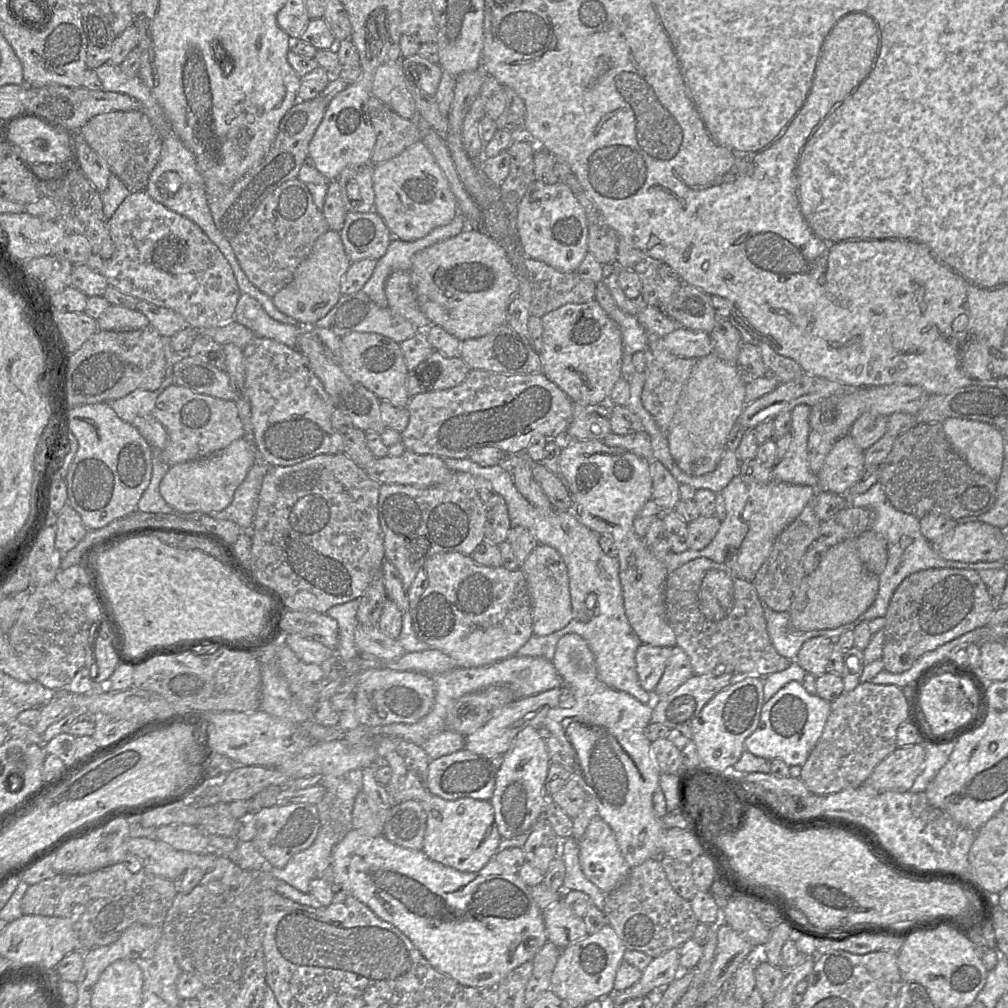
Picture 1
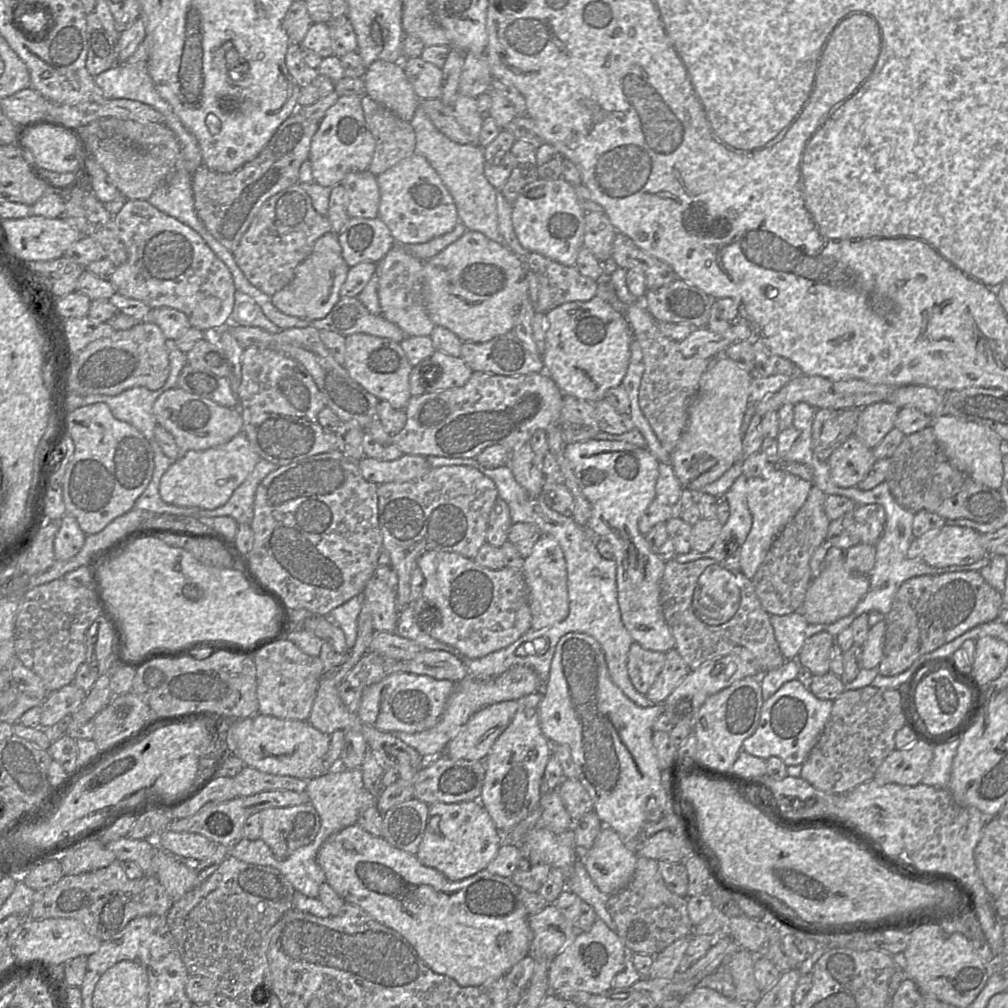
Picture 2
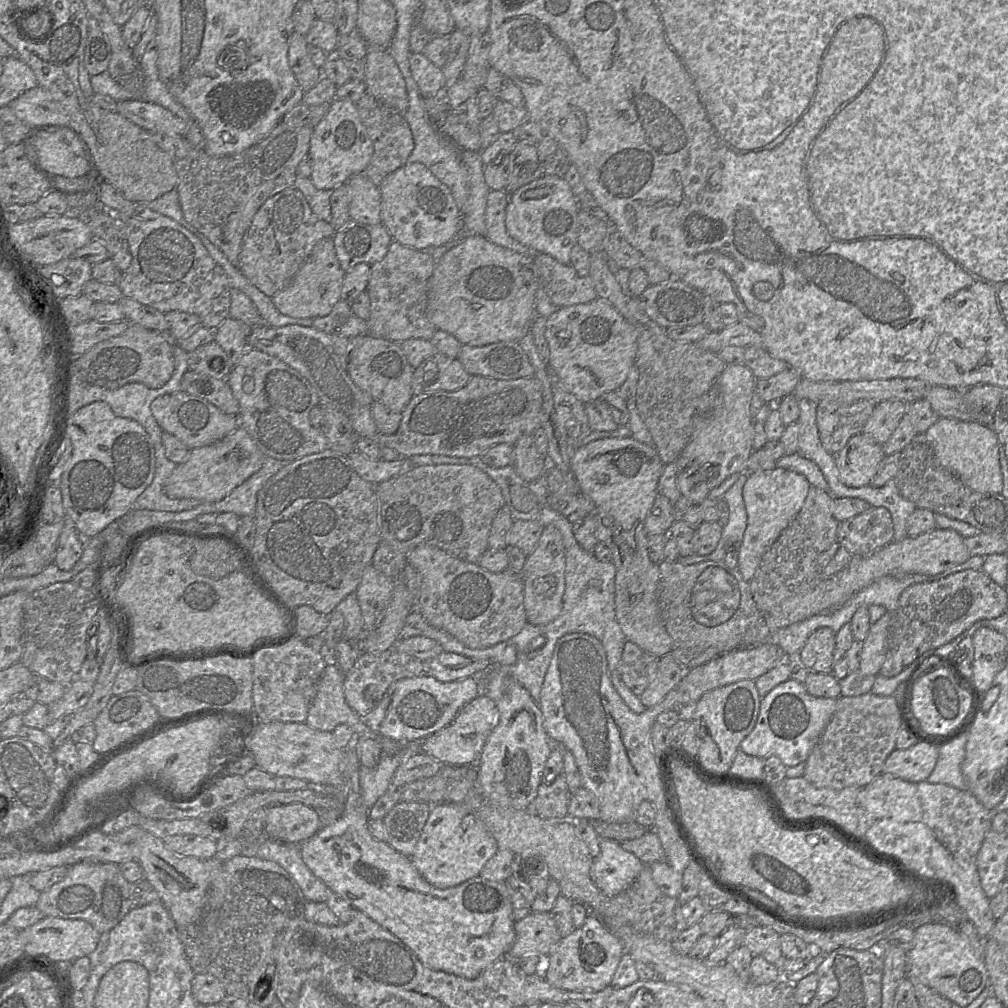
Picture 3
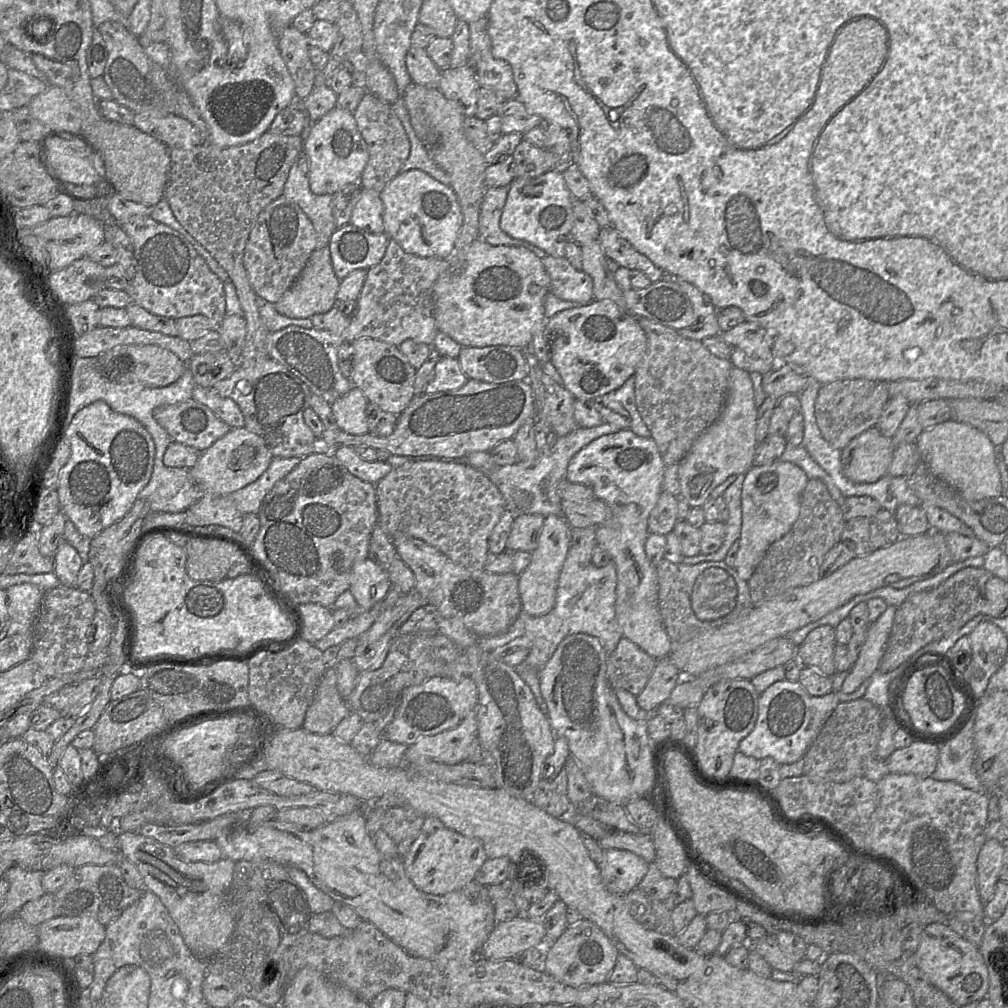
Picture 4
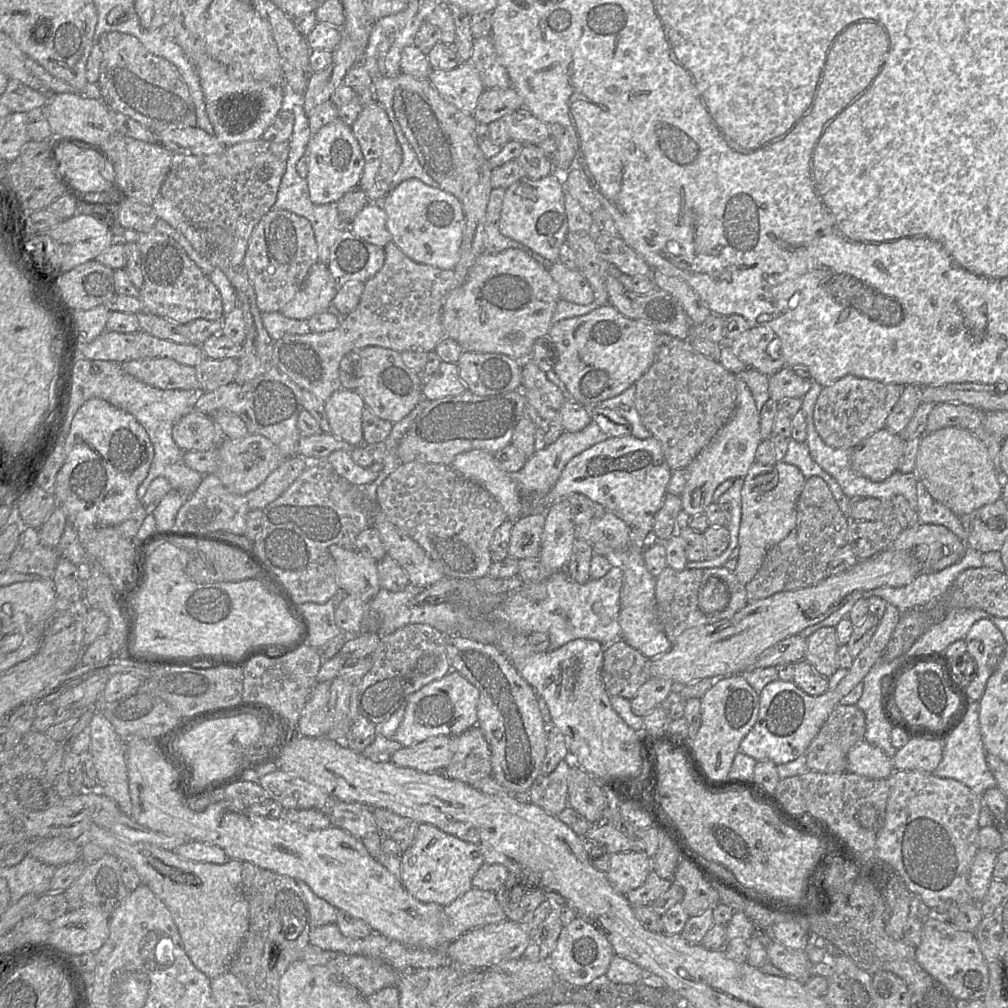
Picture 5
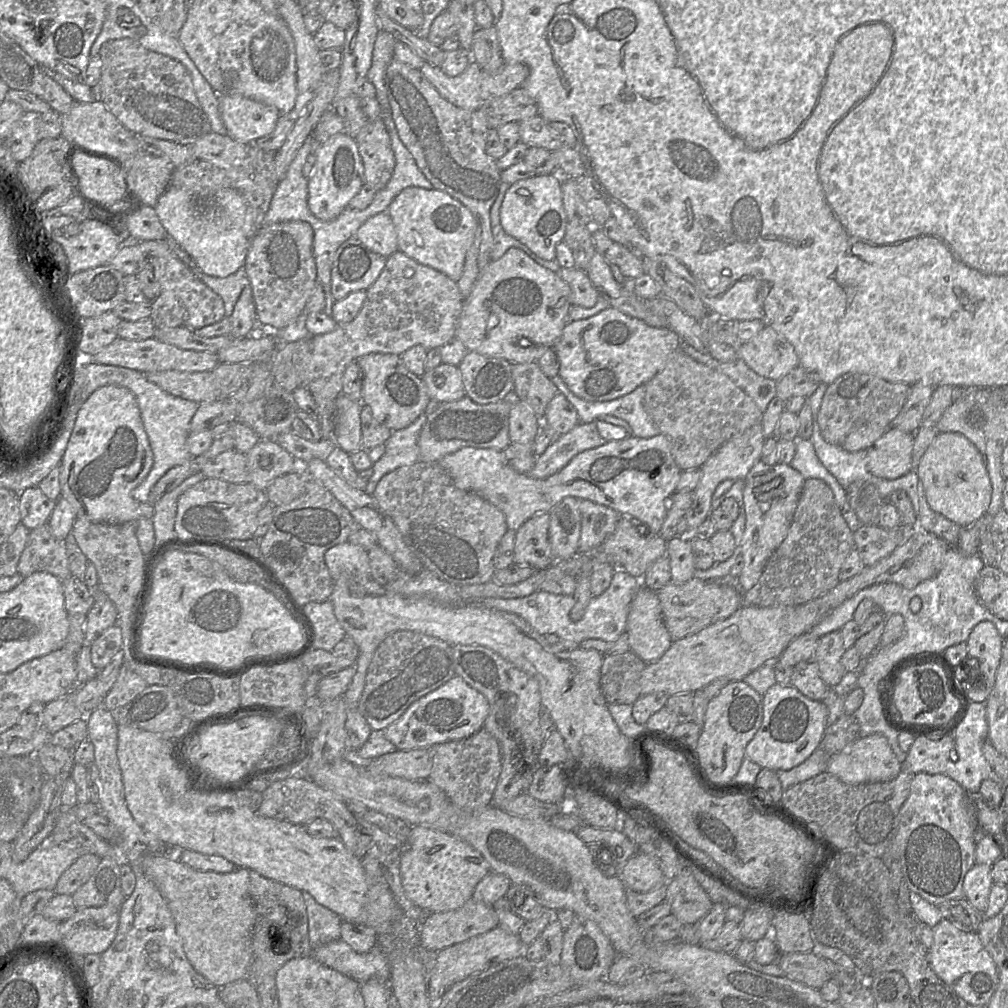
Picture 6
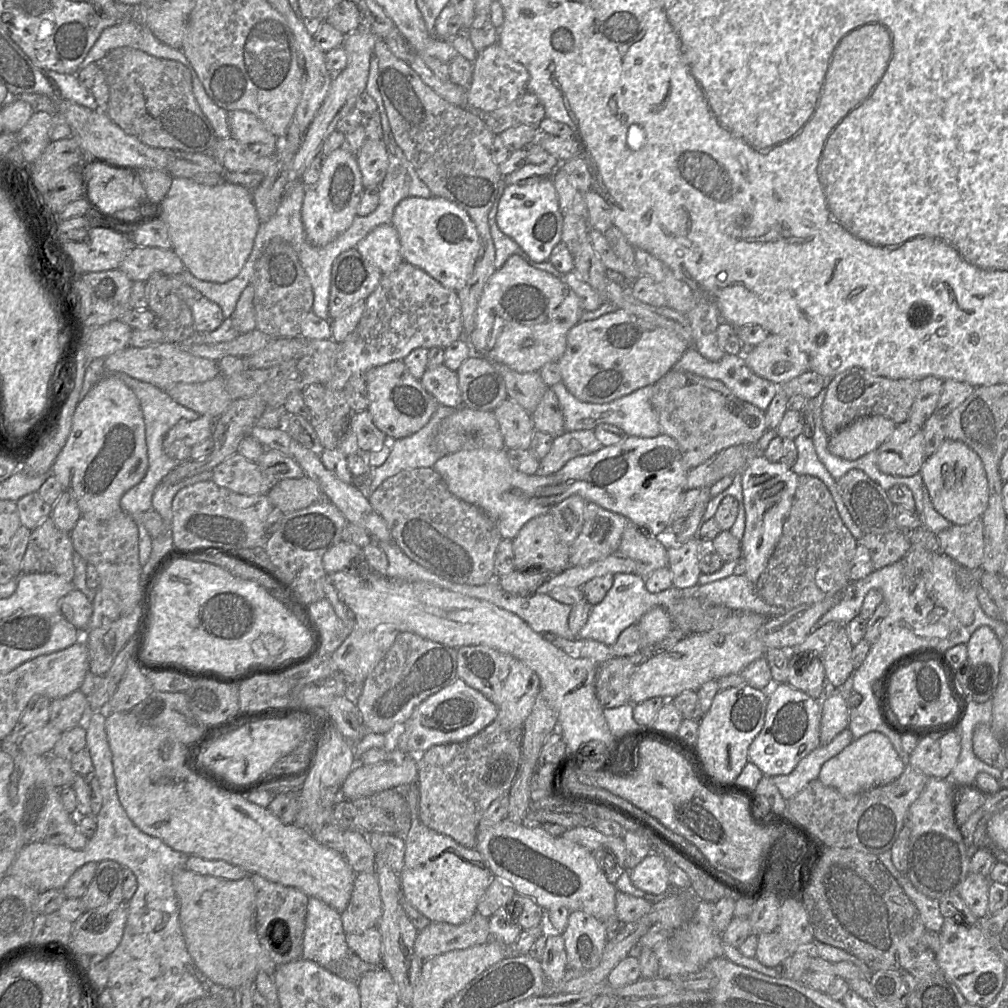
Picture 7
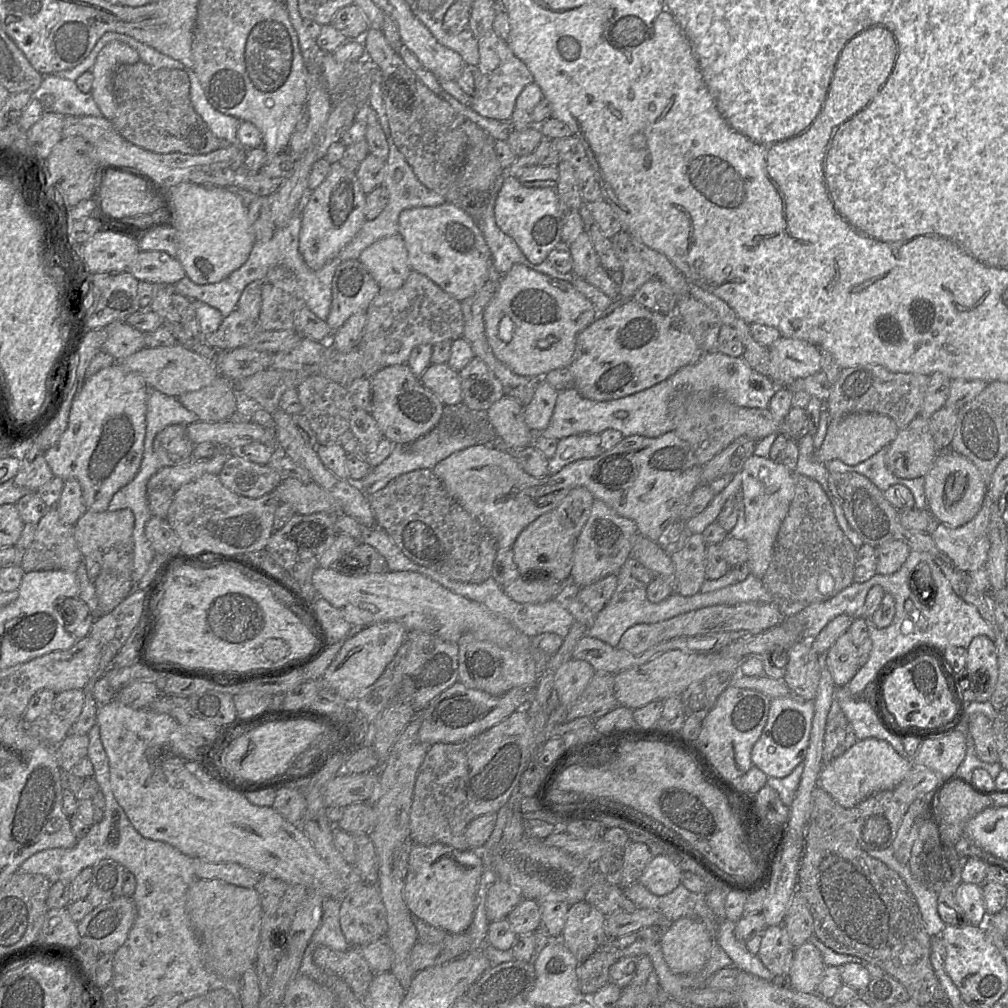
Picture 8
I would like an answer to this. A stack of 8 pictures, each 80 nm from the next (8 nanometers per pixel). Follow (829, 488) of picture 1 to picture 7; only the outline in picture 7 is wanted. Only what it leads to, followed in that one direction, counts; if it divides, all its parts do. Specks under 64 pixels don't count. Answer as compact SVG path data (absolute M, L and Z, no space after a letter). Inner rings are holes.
M908 420L896 424L890 437L877 449L877 465L881 472L898 477L918 474L926 460L922 427Z

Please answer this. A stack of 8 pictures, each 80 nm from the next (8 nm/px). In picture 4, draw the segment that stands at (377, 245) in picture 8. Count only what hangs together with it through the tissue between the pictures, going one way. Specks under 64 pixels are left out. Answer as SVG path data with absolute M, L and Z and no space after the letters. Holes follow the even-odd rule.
M361 188L350 223L371 233L384 233L383 203L380 193Z

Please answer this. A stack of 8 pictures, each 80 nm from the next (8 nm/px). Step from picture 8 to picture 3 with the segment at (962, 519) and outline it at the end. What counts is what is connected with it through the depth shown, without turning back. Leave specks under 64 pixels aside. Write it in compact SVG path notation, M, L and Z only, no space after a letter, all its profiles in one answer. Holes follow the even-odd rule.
M941 417L926 432L939 465L957 476L966 486L979 493L1001 494L1003 475L999 453L1003 445L997 435L977 421L961 421Z

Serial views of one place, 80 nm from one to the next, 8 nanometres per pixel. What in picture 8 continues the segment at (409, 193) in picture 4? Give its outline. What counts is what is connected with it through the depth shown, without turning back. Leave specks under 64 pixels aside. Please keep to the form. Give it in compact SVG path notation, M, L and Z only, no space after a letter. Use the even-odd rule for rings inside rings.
M445 202L435 207L405 209L399 214L398 226L411 270L425 275L459 302L486 282L492 264L490 250L477 222L461 208Z

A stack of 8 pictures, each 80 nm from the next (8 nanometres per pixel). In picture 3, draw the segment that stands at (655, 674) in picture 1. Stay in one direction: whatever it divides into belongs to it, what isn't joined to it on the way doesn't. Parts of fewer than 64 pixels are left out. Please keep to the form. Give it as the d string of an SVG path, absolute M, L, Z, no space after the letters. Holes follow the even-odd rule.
M626 641L619 662L622 682L636 695L641 694L653 680L659 658L653 656L631 641Z

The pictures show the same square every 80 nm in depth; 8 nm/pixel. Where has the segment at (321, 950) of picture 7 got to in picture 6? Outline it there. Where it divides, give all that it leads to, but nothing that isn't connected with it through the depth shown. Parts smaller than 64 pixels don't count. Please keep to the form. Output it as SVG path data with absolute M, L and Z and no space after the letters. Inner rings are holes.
M301 891L307 908L308 936L313 948L341 939L342 919L319 904L307 891Z

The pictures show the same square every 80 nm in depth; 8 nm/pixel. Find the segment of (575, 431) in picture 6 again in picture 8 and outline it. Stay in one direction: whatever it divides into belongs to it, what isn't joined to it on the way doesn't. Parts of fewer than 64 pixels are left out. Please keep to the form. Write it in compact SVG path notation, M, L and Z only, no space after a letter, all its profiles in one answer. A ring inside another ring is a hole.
M598 434L572 435L560 439L554 456L549 459L548 474L556 474L577 460L595 458L603 452Z

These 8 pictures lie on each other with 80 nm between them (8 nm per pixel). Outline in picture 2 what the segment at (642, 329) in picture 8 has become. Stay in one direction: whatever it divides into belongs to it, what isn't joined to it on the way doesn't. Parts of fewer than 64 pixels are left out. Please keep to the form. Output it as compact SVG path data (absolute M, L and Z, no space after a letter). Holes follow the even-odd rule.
M595 296L586 302L577 301L562 304L545 315L546 348L542 357L544 371L564 396L572 396L595 404L604 399L608 390L621 385L630 363L630 347L633 340L631 326L623 314Z

